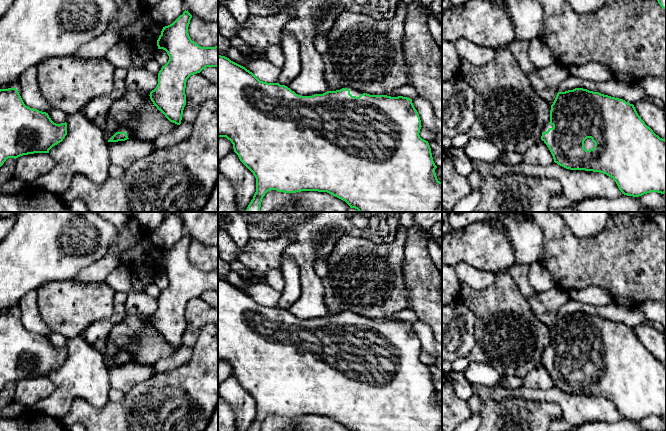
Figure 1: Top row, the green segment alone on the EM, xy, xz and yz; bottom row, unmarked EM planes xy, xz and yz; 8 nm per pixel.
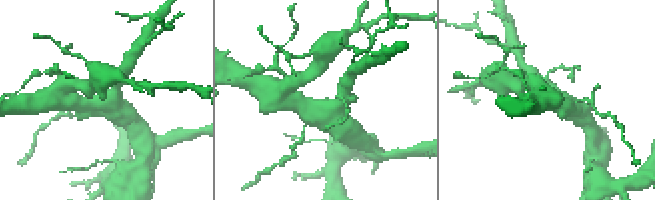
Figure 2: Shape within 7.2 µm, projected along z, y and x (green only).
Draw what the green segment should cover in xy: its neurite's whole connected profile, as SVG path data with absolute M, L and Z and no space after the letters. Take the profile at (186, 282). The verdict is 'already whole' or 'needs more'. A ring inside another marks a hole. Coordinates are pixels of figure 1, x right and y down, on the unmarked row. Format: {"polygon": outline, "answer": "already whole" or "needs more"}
{"polygon": "M184 235L172 248L163 251L161 259L157 264L158 273L163 273L169 280L168 286L162 290L158 297L158 308L150 316L150 323L154 330L160 334L165 341L177 349L181 348L183 334L186 329L186 305L194 298L200 297L206 291L218 292L218 270L201 271L191 264L188 258L188 250L192 239Z", "answer": "already whole"}

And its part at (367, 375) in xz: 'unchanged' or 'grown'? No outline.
grown

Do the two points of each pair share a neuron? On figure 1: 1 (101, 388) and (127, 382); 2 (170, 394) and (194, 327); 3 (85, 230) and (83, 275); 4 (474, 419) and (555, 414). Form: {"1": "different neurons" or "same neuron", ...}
{"1": "different neurons", "2": "different neurons", "3": "different neurons", "4": "different neurons"}

